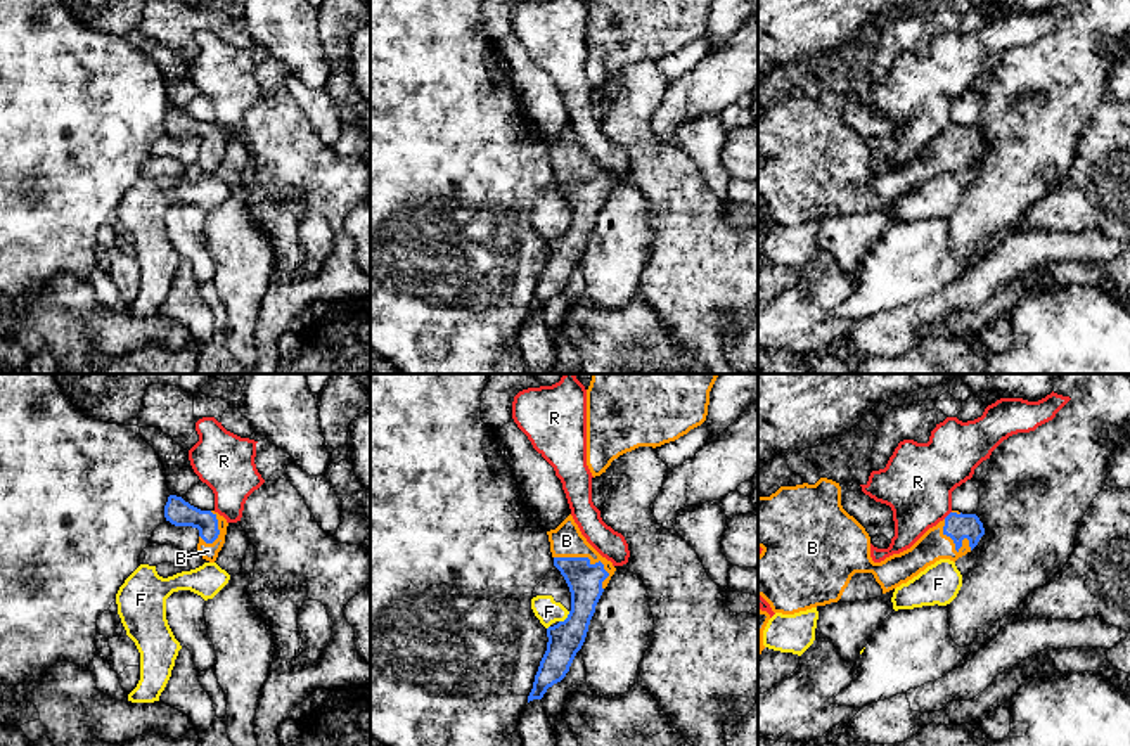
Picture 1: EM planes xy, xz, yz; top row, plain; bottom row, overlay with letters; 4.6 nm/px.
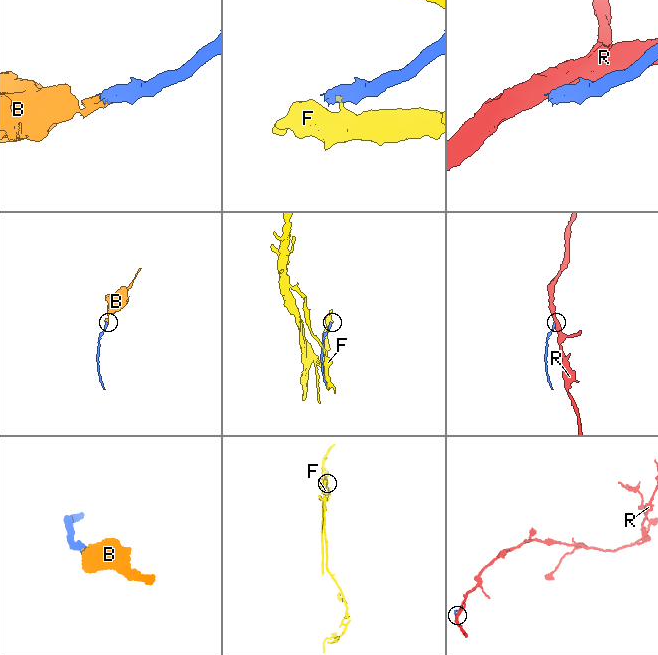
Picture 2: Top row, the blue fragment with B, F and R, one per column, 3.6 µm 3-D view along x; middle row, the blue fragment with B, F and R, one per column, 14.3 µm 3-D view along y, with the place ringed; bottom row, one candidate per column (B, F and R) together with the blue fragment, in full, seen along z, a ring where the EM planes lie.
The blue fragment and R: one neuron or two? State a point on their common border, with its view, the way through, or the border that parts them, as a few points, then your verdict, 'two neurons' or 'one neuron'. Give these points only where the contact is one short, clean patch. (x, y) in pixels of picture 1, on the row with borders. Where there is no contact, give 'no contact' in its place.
contact yz (949, 514); border yz (950, 511), (943, 518); two neurons

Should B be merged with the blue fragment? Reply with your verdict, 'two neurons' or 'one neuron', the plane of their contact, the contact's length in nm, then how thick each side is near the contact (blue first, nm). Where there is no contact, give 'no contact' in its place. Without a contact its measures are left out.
one neuron; meets blue in xz; contact 280 nm long; 160 nm thick on the blue side, 160 nm on the other

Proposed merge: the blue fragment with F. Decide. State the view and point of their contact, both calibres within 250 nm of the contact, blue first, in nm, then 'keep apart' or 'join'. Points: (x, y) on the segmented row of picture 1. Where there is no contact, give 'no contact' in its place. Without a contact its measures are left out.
xz (566, 618) | 160/120 nm | keep apart

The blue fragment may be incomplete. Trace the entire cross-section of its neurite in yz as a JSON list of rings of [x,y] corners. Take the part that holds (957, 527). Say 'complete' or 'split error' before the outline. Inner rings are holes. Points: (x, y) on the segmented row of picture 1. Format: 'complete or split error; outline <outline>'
split error; outline [[[820,478],[815,485],[780,486],[770,497],[758,495],[758,597],[761,595],[774,613],[794,614],[831,602],[855,602],[881,597],[907,583],[940,559],[957,561],[971,552],[985,535],[976,514],[952,511],[943,521],[929,528],[910,549],[893,554],[881,563],[870,557],[870,537],[865,528],[841,505],[839,483]]]

